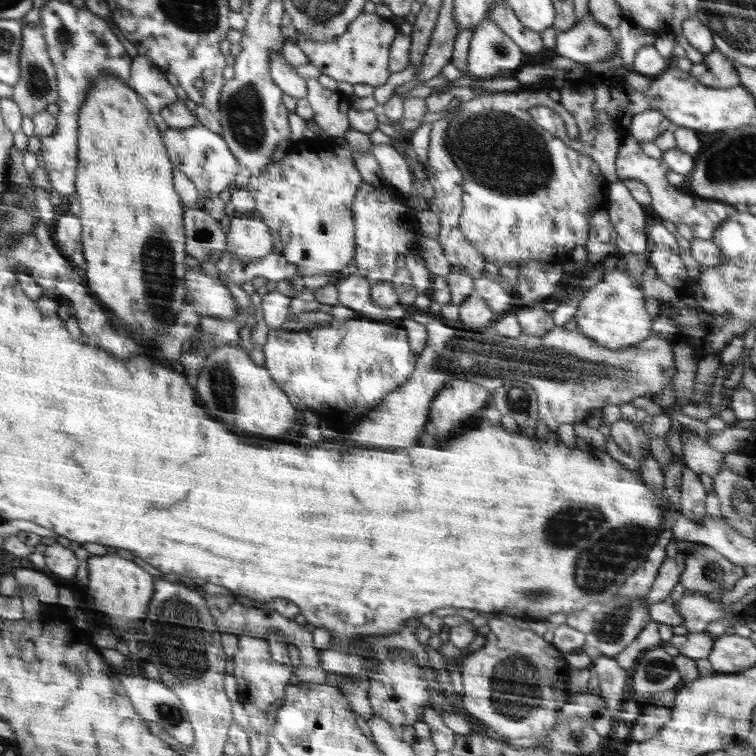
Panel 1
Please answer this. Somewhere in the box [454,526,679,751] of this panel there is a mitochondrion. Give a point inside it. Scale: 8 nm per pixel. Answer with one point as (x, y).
(515, 683)

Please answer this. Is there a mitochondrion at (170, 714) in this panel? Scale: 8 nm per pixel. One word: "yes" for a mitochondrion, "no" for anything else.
yes

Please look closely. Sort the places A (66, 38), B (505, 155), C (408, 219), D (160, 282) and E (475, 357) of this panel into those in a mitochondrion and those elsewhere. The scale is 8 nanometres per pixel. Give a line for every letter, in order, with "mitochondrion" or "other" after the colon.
A: mitochondrion
B: mitochondrion
C: other
D: mitochondrion
E: mitochondrion

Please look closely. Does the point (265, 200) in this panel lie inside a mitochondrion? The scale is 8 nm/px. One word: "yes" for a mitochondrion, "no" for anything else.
no

